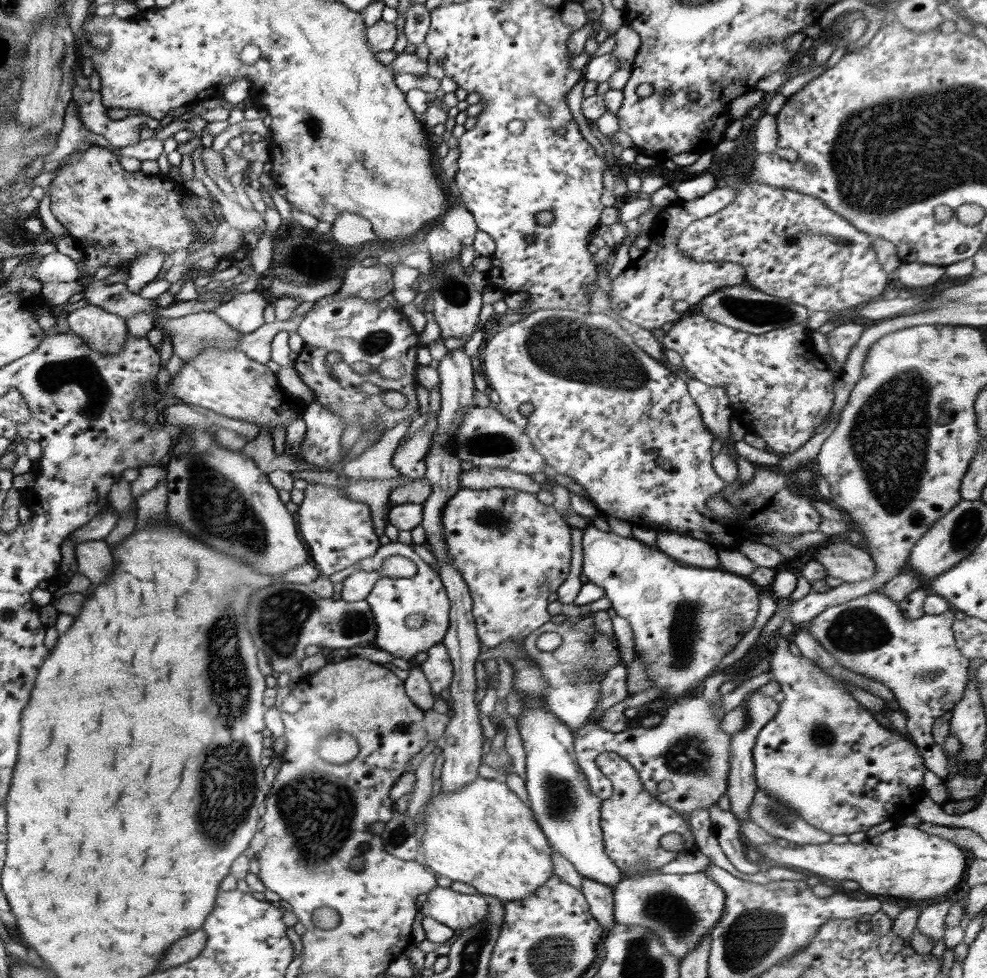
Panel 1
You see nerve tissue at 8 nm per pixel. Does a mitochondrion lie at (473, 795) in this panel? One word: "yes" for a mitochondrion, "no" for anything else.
no

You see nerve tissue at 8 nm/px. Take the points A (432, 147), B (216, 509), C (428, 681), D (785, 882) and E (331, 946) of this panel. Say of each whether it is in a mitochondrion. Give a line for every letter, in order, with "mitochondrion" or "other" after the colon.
A: other
B: mitochondrion
C: other
D: other
E: other

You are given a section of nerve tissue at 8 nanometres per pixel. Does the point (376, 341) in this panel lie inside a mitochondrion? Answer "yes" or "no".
yes

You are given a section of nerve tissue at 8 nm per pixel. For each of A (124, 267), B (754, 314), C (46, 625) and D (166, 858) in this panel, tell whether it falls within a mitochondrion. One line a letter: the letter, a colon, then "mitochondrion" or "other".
A: other
B: mitochondrion
C: other
D: other

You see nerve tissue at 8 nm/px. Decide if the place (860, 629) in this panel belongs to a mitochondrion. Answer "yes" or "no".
yes

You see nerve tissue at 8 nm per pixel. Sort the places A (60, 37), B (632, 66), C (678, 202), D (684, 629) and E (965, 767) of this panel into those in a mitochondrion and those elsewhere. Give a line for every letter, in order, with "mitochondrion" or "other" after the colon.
A: other
B: other
C: other
D: mitochondrion
E: other

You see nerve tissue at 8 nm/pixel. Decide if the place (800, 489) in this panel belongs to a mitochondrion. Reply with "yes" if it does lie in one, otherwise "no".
no

